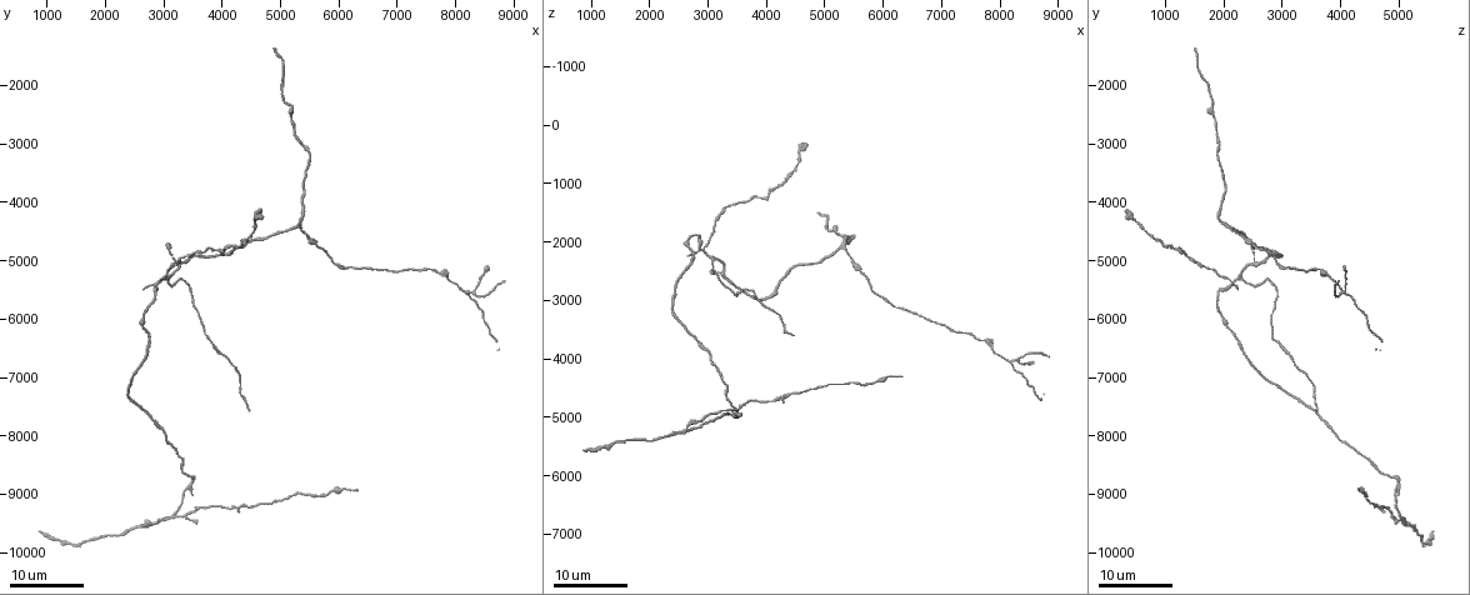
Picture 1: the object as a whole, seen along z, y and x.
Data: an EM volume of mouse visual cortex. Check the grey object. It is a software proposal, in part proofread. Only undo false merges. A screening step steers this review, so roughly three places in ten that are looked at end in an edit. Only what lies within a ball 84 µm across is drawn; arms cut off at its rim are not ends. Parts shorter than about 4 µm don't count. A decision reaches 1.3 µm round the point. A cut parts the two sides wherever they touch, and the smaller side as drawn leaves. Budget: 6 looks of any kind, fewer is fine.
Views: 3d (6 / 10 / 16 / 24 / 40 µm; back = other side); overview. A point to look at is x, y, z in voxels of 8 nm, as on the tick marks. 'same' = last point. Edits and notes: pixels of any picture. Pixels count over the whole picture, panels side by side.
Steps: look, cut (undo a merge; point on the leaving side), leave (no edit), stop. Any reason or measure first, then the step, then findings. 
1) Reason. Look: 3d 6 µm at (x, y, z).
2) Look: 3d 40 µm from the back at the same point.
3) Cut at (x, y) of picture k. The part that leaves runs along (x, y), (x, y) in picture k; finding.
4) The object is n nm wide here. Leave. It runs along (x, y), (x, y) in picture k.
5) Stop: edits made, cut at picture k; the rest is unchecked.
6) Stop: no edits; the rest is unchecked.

Branch point. Look: 3d 16 µm at (8200, 5550, 4100).

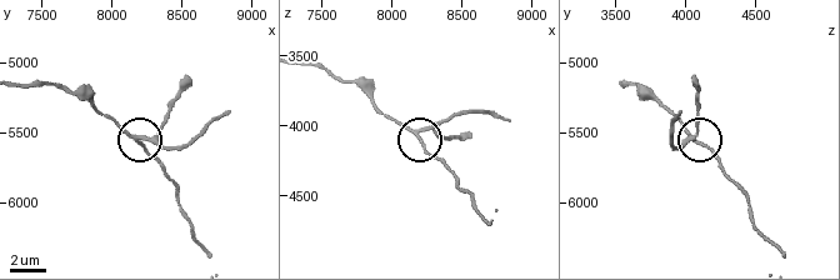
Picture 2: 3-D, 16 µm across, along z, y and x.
Zoom in. Look: 3d 10 µm at (8200, 5580, 4080).

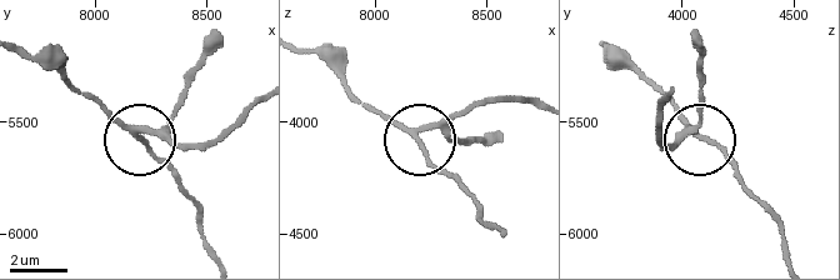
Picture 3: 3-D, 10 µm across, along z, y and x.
3 arms meet here. Leave. Continuous, no second neuron.

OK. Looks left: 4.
Side arm on a straight run. Look: 3d 16 µm at (5300, 4450, 2150).

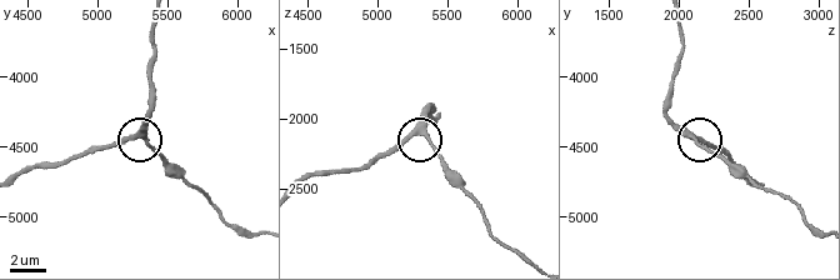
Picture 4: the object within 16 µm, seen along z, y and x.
Closer look. Look: 3d 6 µm at (5340, 4460, 2120).

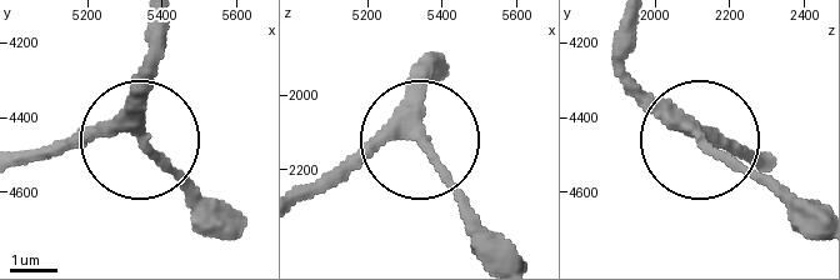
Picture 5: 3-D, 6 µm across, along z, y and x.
From behind. Look: 3d 6 µm from the back at (5350, 4460, 2110).

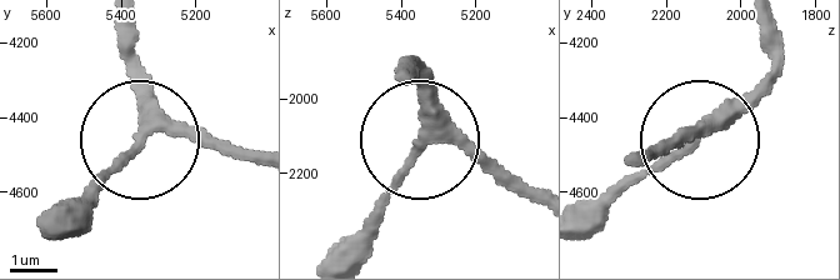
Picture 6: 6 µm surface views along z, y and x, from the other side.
The object is 230 nm wide here. Leave. It runs along (255, 155), (183, 131), (139, 135), (135, 64) in picture 6; continuous, no second neuron.

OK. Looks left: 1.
Stop: no edits; the rest is unchecked.

